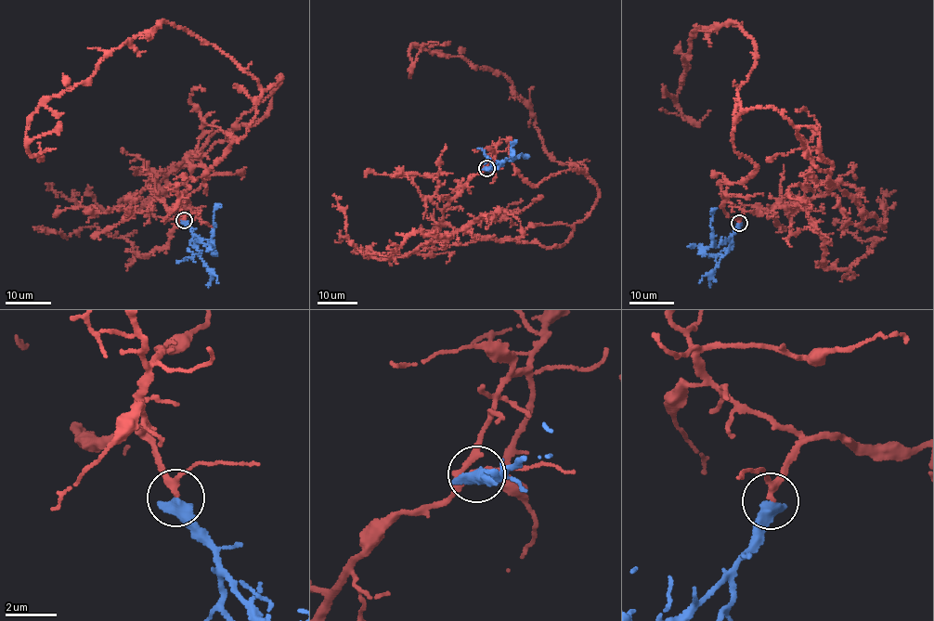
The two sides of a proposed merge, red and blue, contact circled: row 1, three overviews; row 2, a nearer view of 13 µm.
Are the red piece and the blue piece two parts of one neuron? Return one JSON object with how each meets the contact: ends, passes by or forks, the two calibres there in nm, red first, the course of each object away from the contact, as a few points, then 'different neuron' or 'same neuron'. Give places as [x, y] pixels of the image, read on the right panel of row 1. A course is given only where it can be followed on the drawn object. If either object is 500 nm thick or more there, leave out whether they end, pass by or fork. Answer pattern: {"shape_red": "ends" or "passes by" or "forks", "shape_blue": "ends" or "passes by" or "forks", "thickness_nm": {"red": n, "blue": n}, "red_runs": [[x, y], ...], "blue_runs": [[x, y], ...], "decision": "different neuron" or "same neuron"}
{"thickness_nm": {"red": 180, "blue": 550}, "red_runs": [[739, 223], [830, 174], [771, 107], [743, 111], [737, 22], [693, 32], [691, 120], [662, 109]], "blue_runs": [[739, 223], [735, 232], [715, 246], [712, 213], [714, 210]], "decision": "same neuron"}

